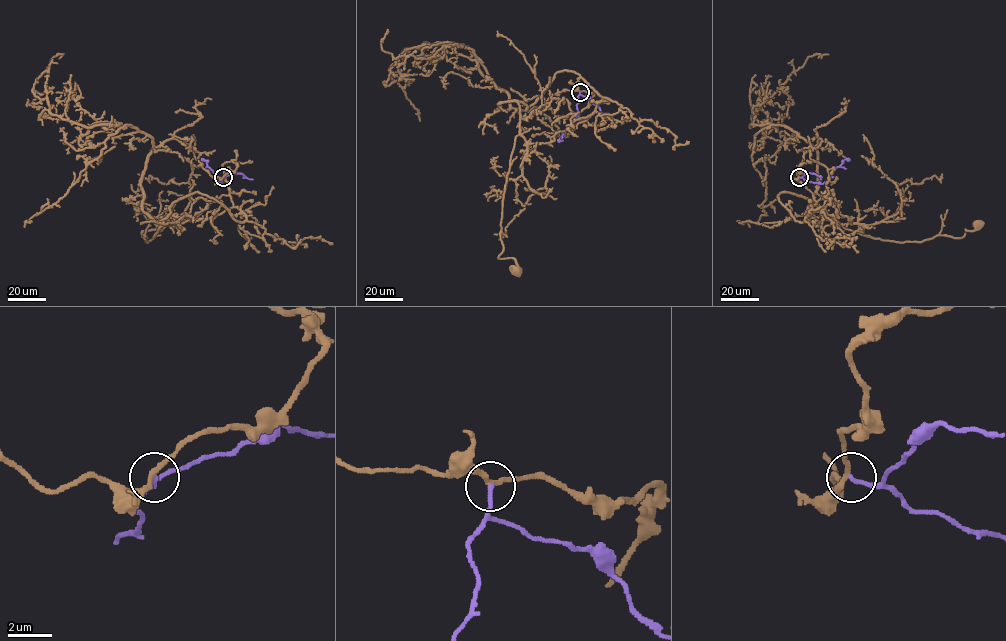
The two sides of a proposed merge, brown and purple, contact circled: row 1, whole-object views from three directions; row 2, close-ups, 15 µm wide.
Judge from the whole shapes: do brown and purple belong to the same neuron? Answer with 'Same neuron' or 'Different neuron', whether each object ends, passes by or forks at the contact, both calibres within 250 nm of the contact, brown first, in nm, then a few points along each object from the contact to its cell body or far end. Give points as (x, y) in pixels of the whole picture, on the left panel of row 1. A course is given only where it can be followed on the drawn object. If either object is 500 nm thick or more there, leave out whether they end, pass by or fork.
Different neuron. At the ring brown passes by. At the ring purple ends. Thickness 240 nm (brown) against 200 nm. Course of brown: (223, 176), (238, 165), (222, 165), (245, 220), (194, 192), (173, 203), (145, 241), (142, 233), (160, 226). Course of purple: (223, 177), (222, 183), (216, 180), (203, 159), (206, 161)

